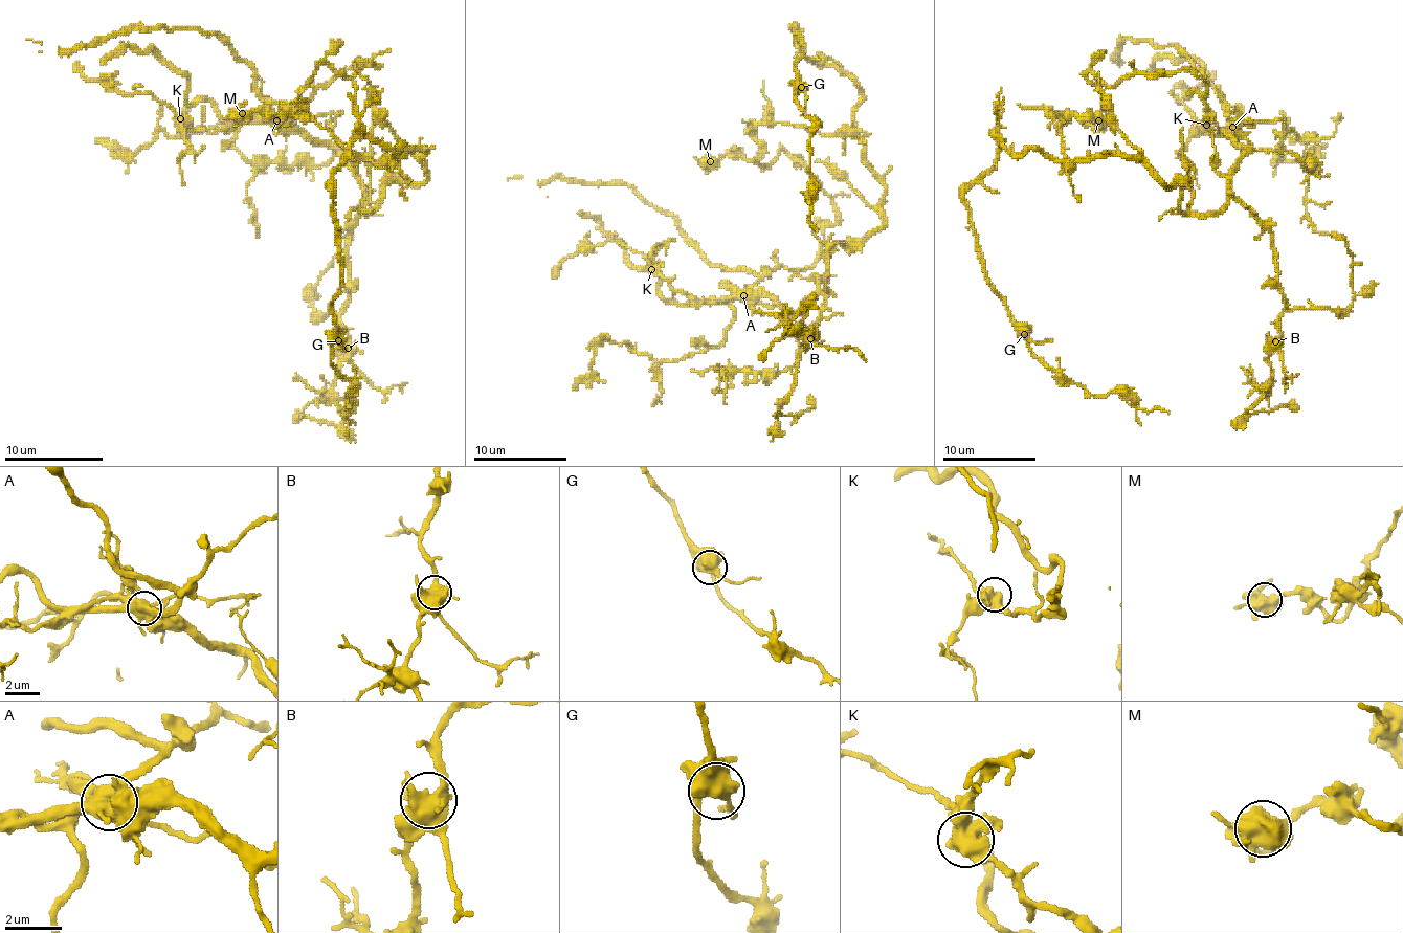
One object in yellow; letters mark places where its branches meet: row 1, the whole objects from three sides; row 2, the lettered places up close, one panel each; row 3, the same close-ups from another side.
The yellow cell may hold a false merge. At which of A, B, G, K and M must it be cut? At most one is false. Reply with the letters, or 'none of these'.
A

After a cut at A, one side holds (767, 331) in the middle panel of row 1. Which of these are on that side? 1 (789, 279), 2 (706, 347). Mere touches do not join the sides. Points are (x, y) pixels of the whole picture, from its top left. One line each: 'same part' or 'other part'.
1: same part
2: other part

